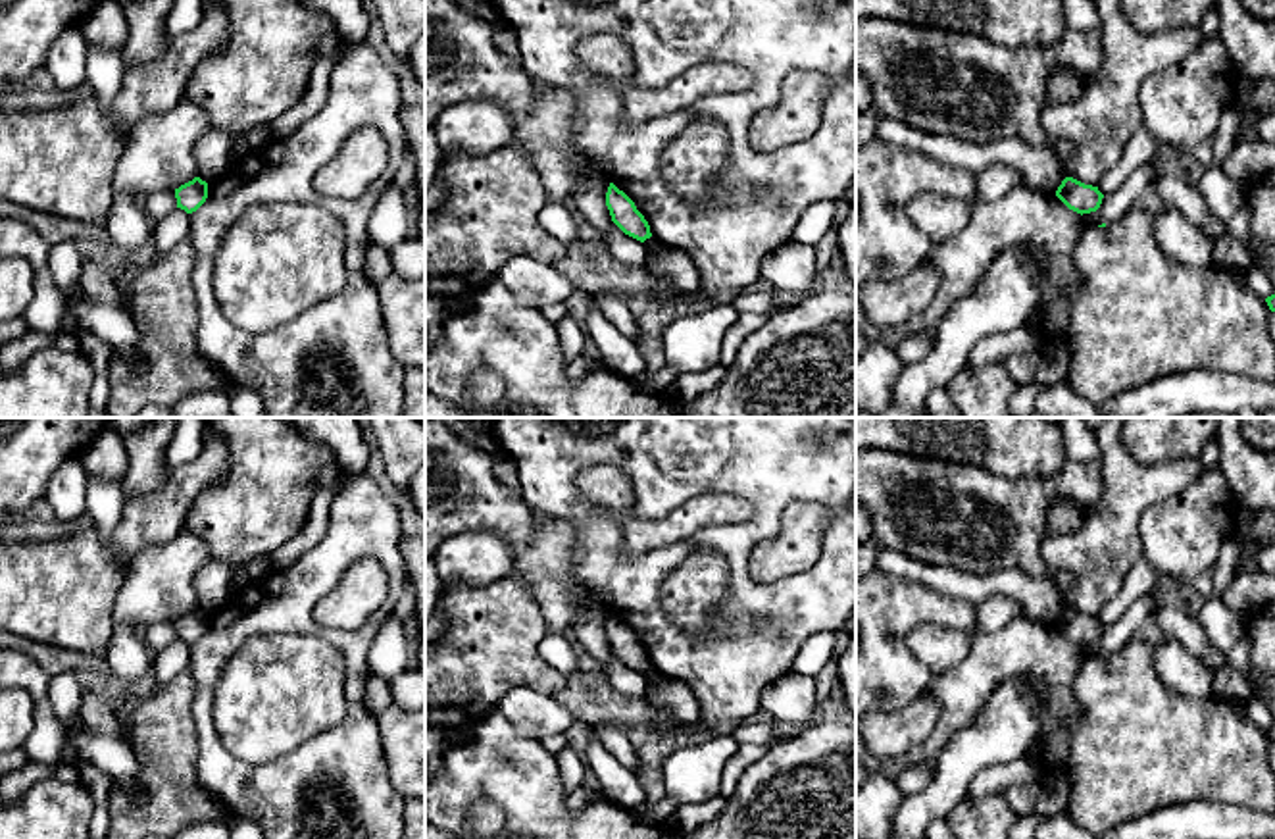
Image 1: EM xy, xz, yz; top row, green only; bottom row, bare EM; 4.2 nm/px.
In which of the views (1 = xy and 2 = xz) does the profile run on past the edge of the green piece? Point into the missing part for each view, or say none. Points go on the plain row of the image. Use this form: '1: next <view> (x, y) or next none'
1: next none
2: next none

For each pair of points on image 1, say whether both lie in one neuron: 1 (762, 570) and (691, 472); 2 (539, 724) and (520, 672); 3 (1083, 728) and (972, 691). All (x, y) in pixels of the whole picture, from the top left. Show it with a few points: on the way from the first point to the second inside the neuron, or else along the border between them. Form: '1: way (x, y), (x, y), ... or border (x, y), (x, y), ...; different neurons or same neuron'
1: border (779, 518), (752, 551), (756, 584); different neurons
2: border (550, 695), (514, 687), (499, 707); different neurons
3: border (1075, 678), (1079, 712), (1068, 724), (1070, 768); different neurons

